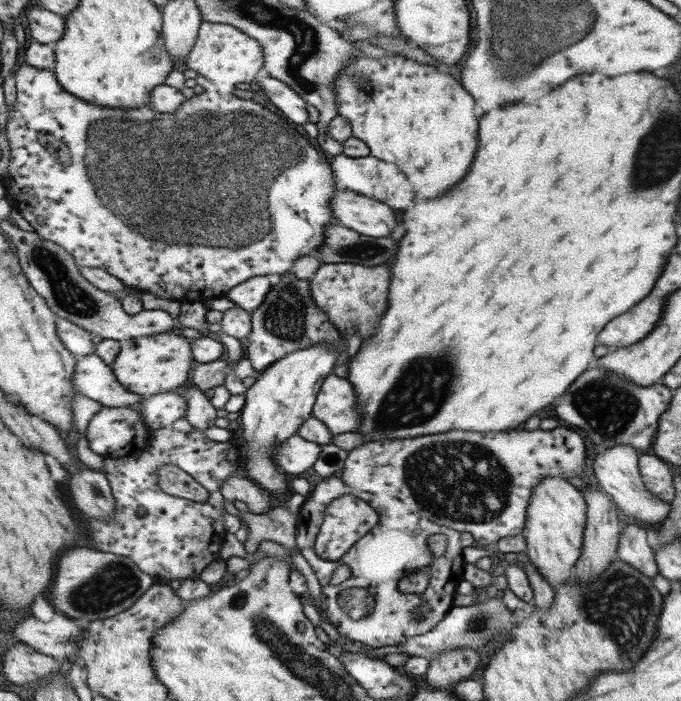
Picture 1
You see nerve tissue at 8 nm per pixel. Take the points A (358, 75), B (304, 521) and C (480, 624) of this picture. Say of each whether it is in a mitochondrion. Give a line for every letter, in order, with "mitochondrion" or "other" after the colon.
A: mitochondrion
B: other
C: mitochondrion

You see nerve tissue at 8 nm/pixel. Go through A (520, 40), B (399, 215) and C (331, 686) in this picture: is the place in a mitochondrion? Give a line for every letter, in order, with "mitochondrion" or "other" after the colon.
A: mitochondrion
B: other
C: mitochondrion

